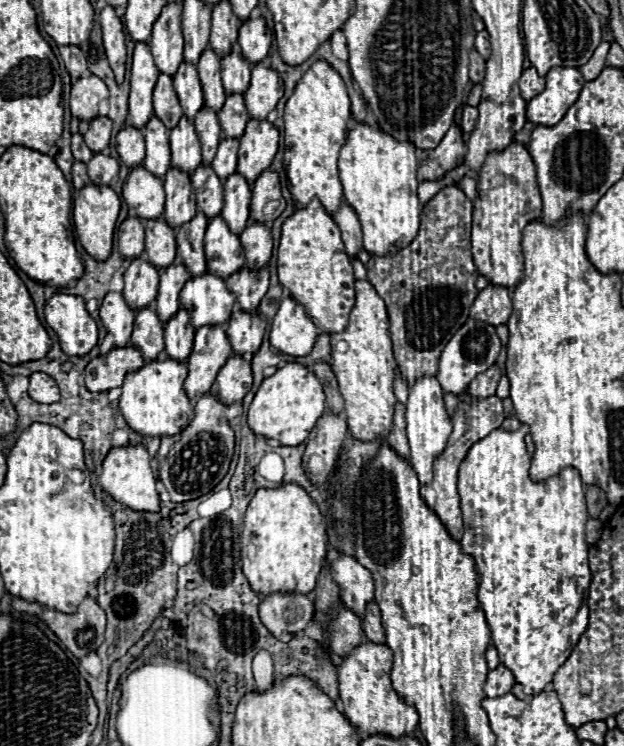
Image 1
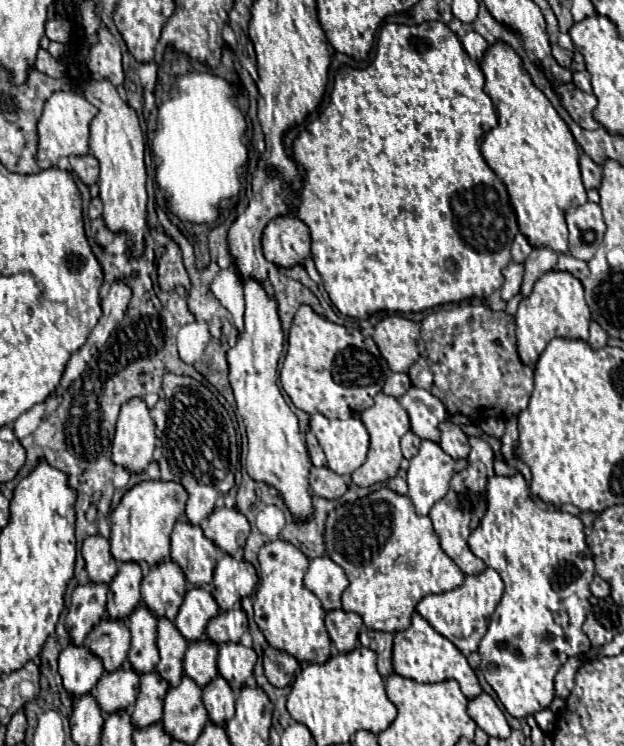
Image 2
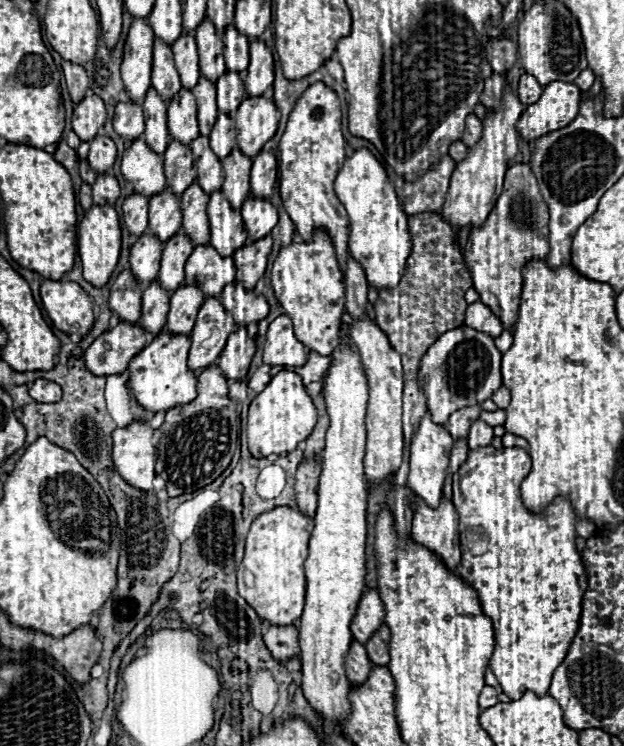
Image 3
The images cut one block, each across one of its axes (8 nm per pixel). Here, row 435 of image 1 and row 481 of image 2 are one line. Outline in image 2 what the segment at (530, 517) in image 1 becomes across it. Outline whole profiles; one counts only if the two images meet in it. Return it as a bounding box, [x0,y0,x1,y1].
[468,474,594,718]

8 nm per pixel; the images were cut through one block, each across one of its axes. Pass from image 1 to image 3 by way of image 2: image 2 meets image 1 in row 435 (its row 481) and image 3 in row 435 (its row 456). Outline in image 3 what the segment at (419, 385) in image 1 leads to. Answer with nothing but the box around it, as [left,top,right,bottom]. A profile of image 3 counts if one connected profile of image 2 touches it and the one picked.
[408,410,454,506]

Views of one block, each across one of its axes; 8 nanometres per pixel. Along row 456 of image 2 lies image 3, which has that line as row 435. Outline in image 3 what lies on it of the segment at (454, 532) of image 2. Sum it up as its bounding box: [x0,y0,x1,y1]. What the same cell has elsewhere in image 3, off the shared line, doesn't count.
[470,420,494,446]

